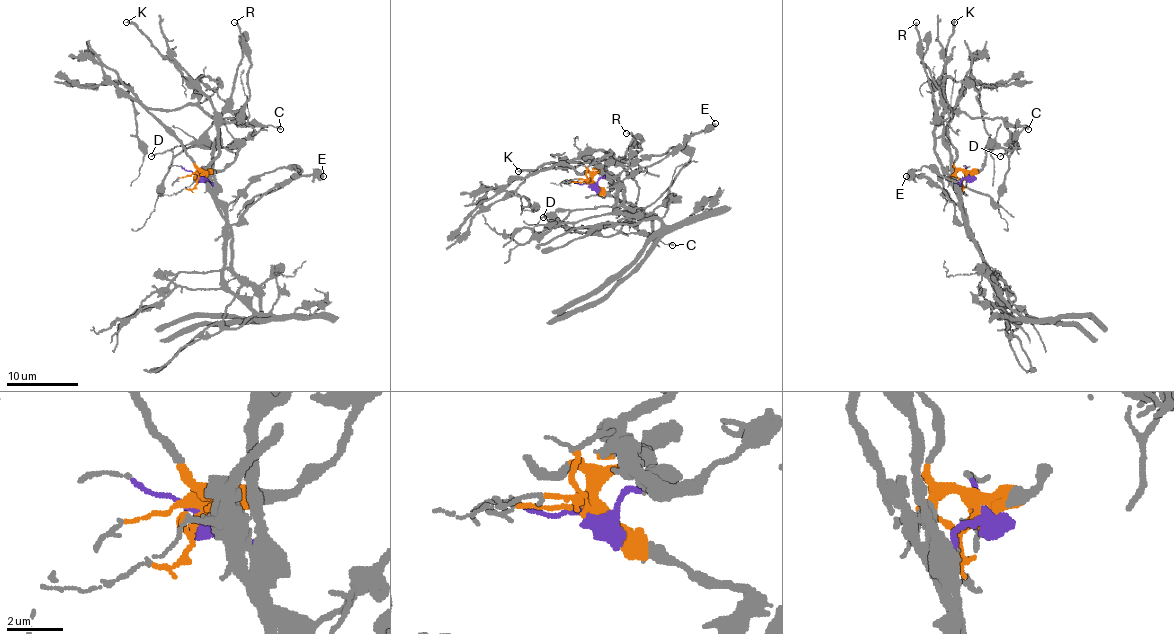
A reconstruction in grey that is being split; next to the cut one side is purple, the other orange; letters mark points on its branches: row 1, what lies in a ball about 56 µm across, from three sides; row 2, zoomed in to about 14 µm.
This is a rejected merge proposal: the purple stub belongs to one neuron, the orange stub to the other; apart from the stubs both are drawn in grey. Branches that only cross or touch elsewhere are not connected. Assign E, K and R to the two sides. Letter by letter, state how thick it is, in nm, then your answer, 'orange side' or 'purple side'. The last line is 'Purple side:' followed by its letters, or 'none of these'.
E: 600 nm | purple side
K: 280 nm | orange side
R: 190 nm | orange side
Purple side: E

